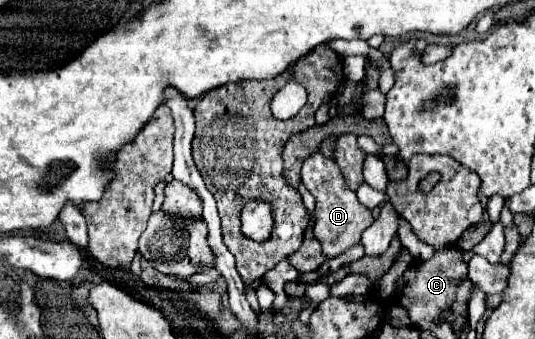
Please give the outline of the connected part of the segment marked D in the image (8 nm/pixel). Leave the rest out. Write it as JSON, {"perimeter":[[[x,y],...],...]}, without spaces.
{"perimeter":[[[314,151],[302,163],[302,183],[316,197],[314,235],[322,245],[322,253],[332,259],[358,245],[362,231],[372,225],[372,213],[368,207],[360,205],[360,201],[354,197],[354,191],[346,187],[338,165],[332,159],[324,157],[320,151]]]}

